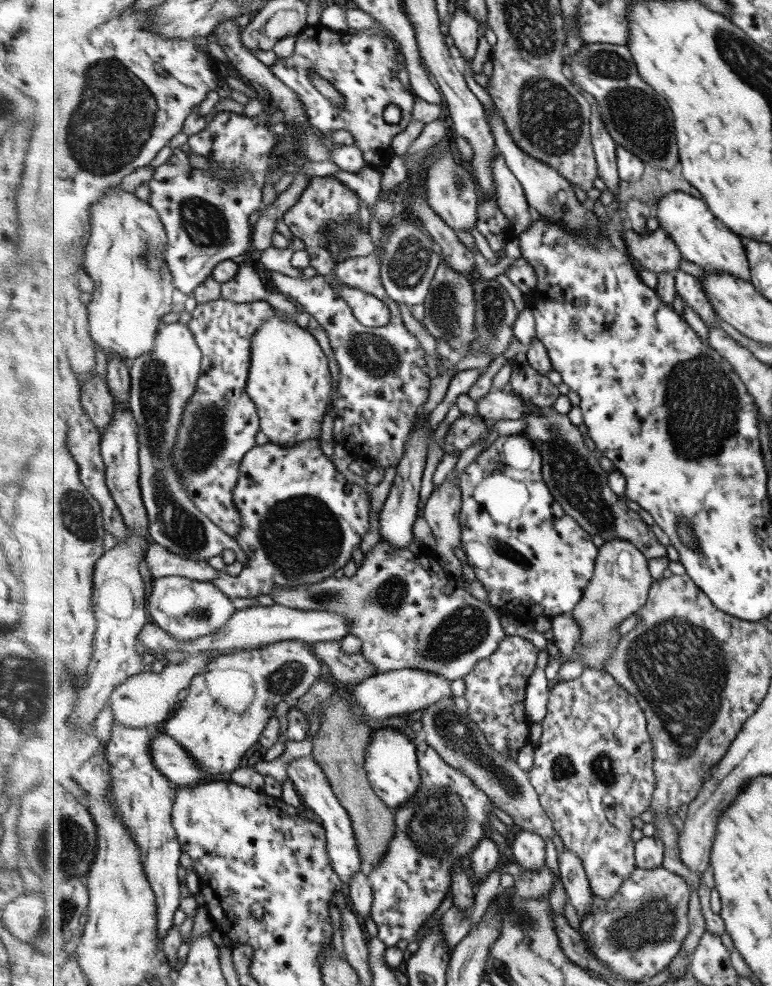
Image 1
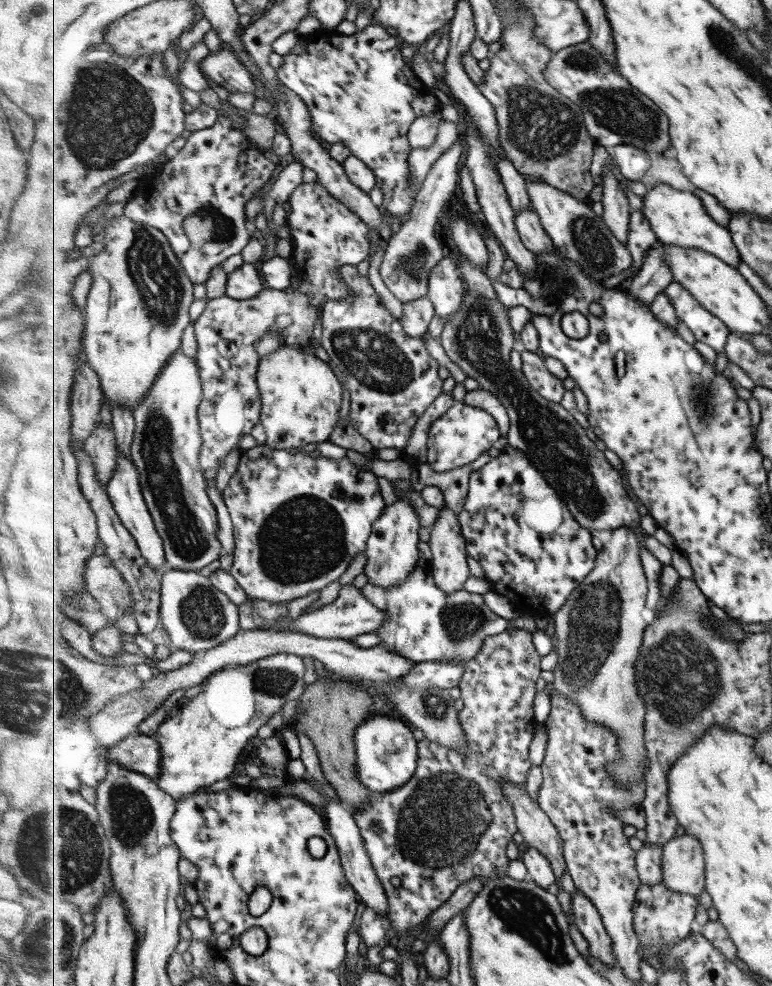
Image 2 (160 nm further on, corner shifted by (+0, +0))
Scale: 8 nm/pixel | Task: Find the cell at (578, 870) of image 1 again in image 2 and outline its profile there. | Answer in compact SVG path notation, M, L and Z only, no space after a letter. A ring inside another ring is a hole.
M577 889L573 894L572 904L575 926L587 940L592 956L596 956L608 966L618 965L618 959L612 951L610 934L595 904Z

